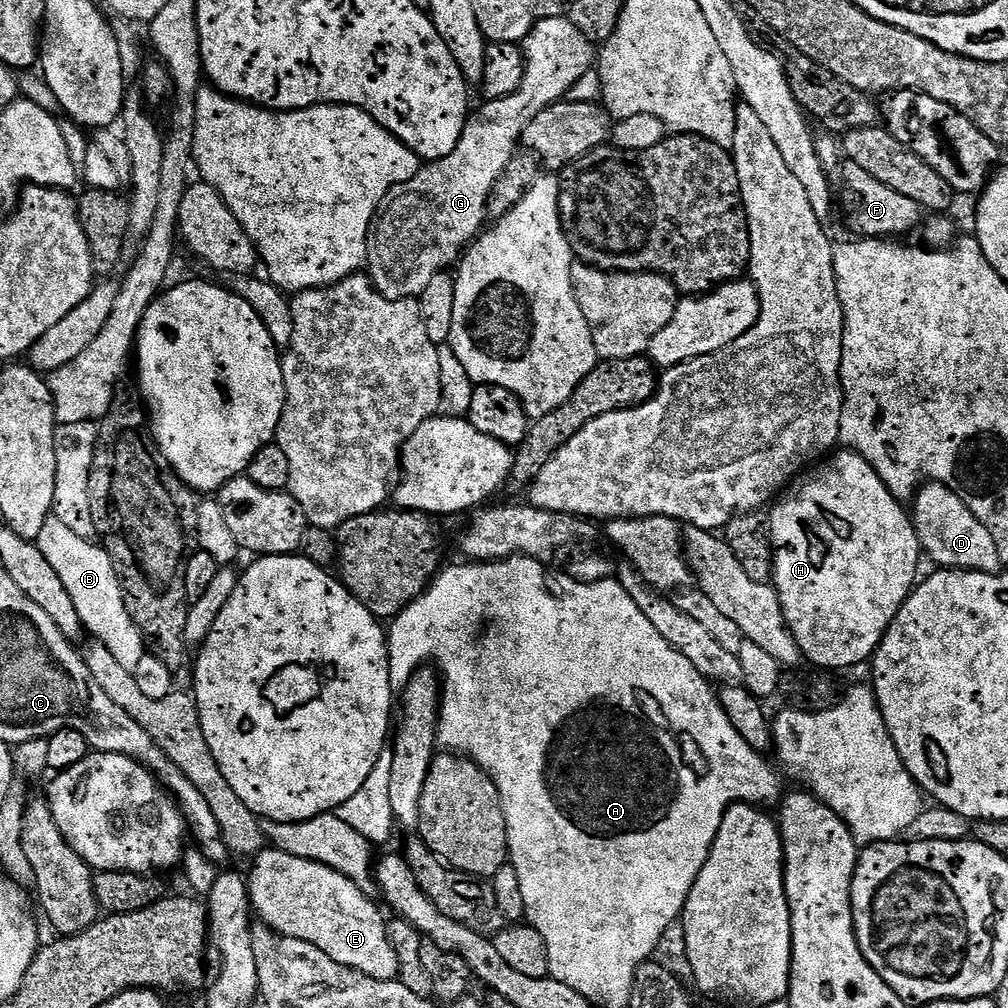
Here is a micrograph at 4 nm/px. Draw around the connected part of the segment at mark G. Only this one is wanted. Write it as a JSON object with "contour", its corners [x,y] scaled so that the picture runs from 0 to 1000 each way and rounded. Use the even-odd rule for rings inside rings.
{"contour":[[[560,14],[547,16],[541,20],[535,20],[530,26],[530,30],[526,30],[526,34],[519,40],[518,47],[520,50],[520,57],[522,58],[522,77],[518,77],[518,85],[514,85],[514,89],[510,89],[510,93],[506,93],[502,97],[494,97],[493,99],[485,99],[477,102],[477,107],[474,108],[473,111],[471,108],[471,110],[465,114],[464,120],[460,122],[458,137],[454,137],[454,145],[450,145],[450,149],[446,149],[446,153],[442,153],[442,157],[422,162],[420,166],[418,166],[417,171],[411,173],[411,177],[407,177],[403,181],[391,185],[385,189],[381,199],[378,200],[377,209],[373,211],[373,216],[367,231],[365,261],[363,266],[369,275],[369,281],[373,283],[376,290],[383,296],[387,296],[388,298],[407,298],[417,295],[419,288],[423,288],[423,284],[429,277],[435,276],[437,270],[444,270],[445,267],[447,267],[447,262],[450,261],[449,263],[451,263],[453,259],[461,253],[465,243],[471,239],[473,234],[477,233],[478,227],[481,225],[480,218],[483,219],[485,217],[484,197],[486,196],[486,188],[490,188],[490,181],[494,181],[494,177],[498,177],[498,169],[502,169],[502,161],[506,161],[506,157],[511,155],[514,148],[517,146],[522,125],[526,125],[526,121],[530,117],[534,117],[534,113],[538,113],[538,109],[542,109],[548,103],[555,103],[557,99],[561,98],[561,96],[566,92],[567,86],[575,82],[577,73],[588,70],[589,64],[593,60],[592,45],[579,34],[577,30],[573,30],[573,26],[569,26],[569,22],[564,20],[563,15]]]}

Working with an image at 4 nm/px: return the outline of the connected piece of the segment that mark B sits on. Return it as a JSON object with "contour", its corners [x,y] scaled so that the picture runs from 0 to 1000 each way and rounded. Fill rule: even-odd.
{"contour":[[[55,510],[49,512],[46,522],[42,522],[38,539],[42,550],[46,550],[46,558],[54,562],[69,593],[73,593],[74,604],[84,624],[88,628],[91,626],[95,630],[92,632],[103,639],[105,645],[109,645],[109,649],[113,649],[113,653],[125,661],[125,665],[134,668],[143,655],[143,647],[145,651],[145,636],[125,605],[123,586],[111,552],[94,535],[87,535],[69,526],[69,522],[65,522]]]}

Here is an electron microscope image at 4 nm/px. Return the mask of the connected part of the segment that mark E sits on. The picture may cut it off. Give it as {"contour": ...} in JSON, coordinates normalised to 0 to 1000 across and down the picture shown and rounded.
{"contour":[[[263,839],[249,857],[250,869],[245,870],[246,886],[250,889],[250,904],[256,910],[257,916],[268,918],[273,925],[281,929],[308,935],[308,938],[315,938],[315,942],[331,950],[331,954],[367,970],[391,972],[398,967],[397,948],[385,930],[385,917],[377,906],[378,898],[373,898],[361,886],[362,882],[358,878],[327,859],[319,859],[304,851],[292,851],[292,847],[284,847],[279,841],[269,839]]]}

